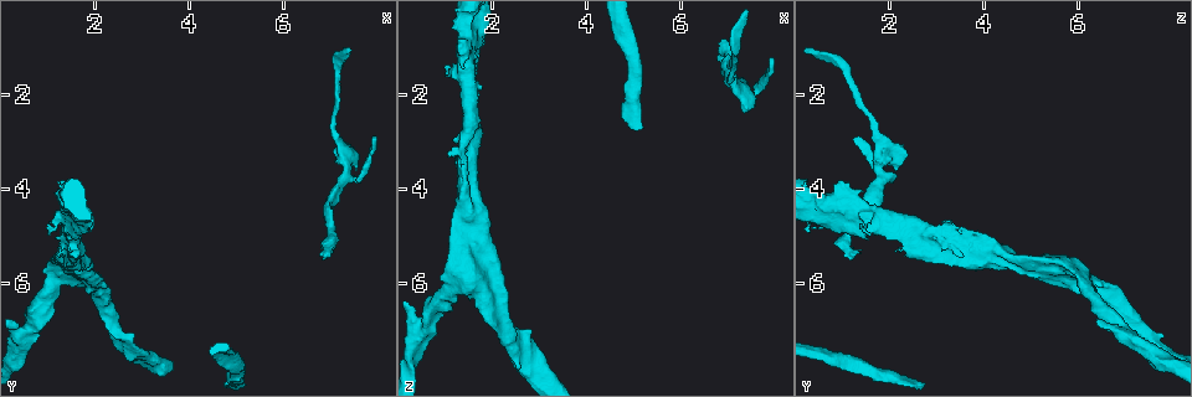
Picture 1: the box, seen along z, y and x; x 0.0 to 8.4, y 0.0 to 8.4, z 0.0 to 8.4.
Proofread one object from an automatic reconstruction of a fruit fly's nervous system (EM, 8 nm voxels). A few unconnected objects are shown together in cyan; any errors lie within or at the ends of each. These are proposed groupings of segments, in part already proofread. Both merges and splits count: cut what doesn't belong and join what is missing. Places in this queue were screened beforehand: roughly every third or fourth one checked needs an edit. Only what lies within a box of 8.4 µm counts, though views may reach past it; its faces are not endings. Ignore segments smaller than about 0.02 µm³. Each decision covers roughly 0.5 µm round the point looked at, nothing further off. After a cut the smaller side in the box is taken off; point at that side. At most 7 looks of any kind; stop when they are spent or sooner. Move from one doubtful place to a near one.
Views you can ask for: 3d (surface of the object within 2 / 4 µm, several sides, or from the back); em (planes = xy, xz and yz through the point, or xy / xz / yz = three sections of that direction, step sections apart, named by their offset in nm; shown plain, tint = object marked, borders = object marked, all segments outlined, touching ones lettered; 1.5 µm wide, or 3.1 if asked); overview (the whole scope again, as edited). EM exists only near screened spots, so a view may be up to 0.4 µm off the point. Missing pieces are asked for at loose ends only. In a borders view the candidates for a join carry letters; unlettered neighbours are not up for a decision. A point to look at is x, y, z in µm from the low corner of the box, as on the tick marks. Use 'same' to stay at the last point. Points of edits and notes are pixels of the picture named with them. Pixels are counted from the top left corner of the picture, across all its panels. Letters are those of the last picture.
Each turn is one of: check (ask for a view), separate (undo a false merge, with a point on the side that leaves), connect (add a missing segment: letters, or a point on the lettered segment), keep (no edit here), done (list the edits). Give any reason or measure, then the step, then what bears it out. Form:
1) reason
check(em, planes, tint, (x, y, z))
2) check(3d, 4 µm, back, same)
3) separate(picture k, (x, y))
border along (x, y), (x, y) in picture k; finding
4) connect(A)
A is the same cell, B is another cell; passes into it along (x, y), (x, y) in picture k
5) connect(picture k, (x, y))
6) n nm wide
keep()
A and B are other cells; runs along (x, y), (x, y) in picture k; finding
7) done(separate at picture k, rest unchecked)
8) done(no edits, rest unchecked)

an open end
check(3d, 2 µm, (1.05, 4.65, 3.30))

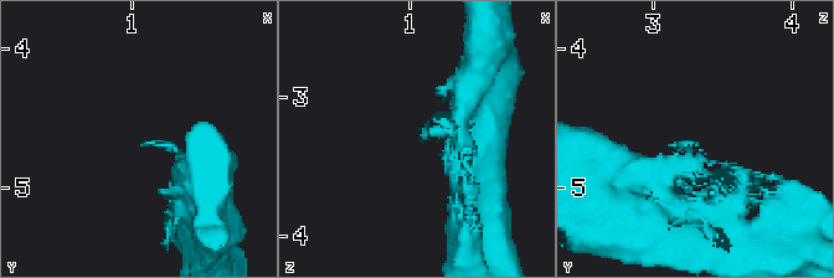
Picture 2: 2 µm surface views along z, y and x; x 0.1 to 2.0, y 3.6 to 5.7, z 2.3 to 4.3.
check(em, xz, step 8, tint, (1.06, 4.68, 3.30))

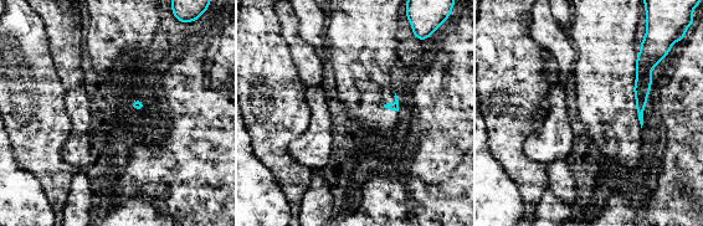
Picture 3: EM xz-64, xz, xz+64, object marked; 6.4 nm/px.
check(em, planes, borders, same)

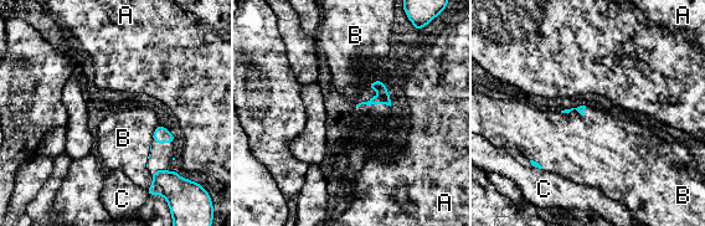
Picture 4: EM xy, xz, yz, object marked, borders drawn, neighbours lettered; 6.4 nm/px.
keep()
A, B and C are other cells; none of them fits

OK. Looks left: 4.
an open end
check(3d, 2 µm, (6.85, 5.35, 1.35))

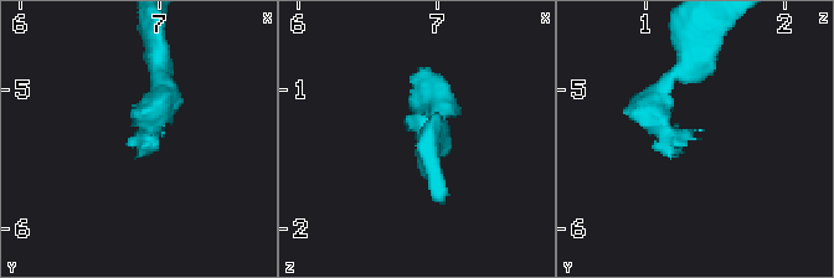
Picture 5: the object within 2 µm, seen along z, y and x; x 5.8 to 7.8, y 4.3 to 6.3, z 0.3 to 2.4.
need the tissue
check(em, planes, borders, (6.86, 5.34, 1.38))

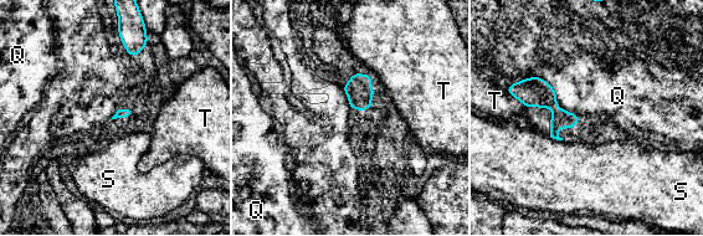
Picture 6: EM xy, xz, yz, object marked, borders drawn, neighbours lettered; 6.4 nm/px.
keep()
Q, S and T are other cells; border along (562, 107), (579, 119), (560, 138) in picture 6; none of them fits

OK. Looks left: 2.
thick end
check(em, planes, borders, (1.30, 3.85, 0.90))

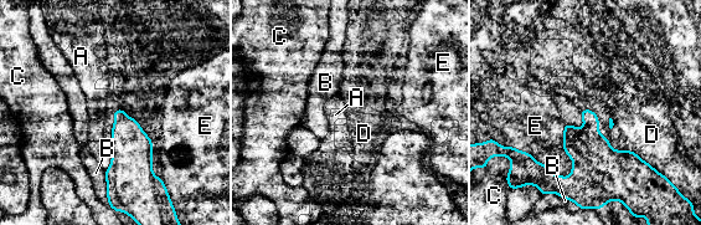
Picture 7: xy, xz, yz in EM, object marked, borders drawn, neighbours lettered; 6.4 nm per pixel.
keep()
A, B, C, D and E are other cells; border along (495, 138), (544, 163) in picture 7; none of them fits

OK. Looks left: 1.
done(no edits, rest unchecked)

